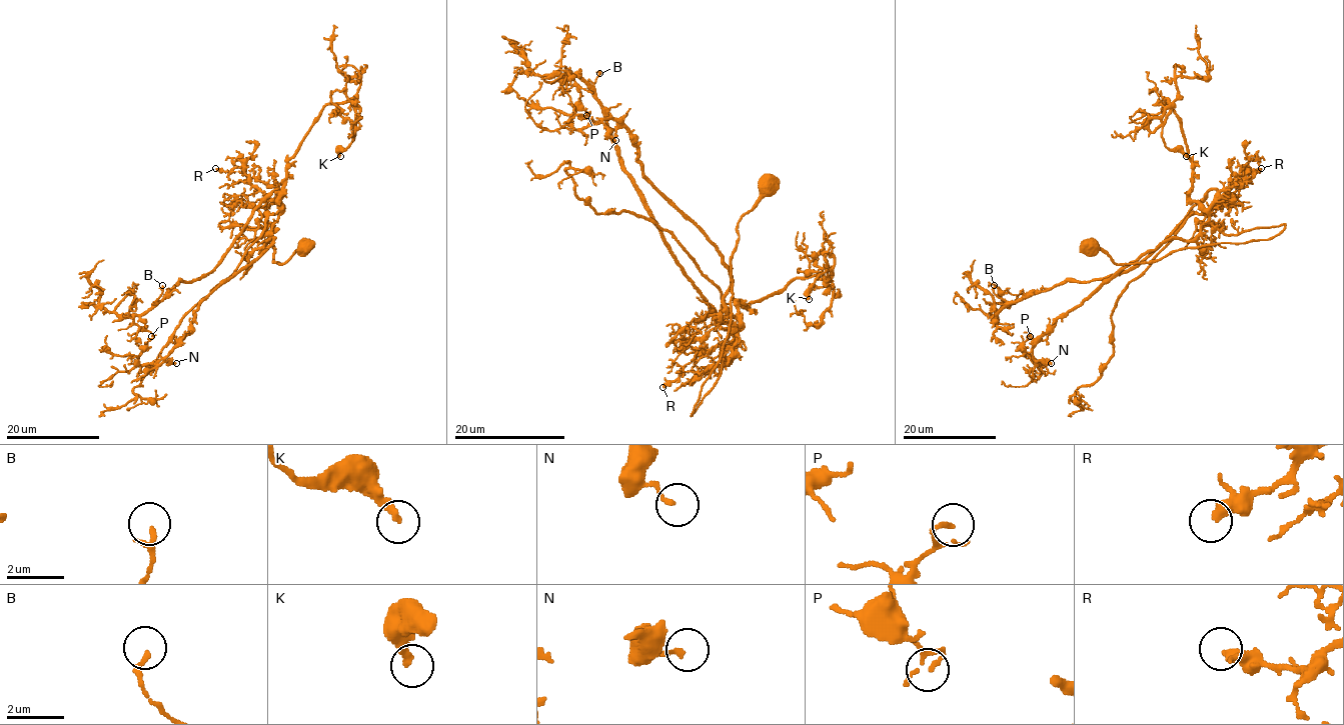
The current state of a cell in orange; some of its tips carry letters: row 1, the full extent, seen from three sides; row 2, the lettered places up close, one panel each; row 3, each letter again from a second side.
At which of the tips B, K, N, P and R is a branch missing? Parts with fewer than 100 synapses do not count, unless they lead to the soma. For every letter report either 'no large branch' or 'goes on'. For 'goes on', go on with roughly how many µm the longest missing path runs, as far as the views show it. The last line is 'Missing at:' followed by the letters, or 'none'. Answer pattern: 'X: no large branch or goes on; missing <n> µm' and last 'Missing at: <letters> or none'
B: no large branch
K: no large branch
N: no large branch
P: no large branch
R: no large branch
Missing at: none

